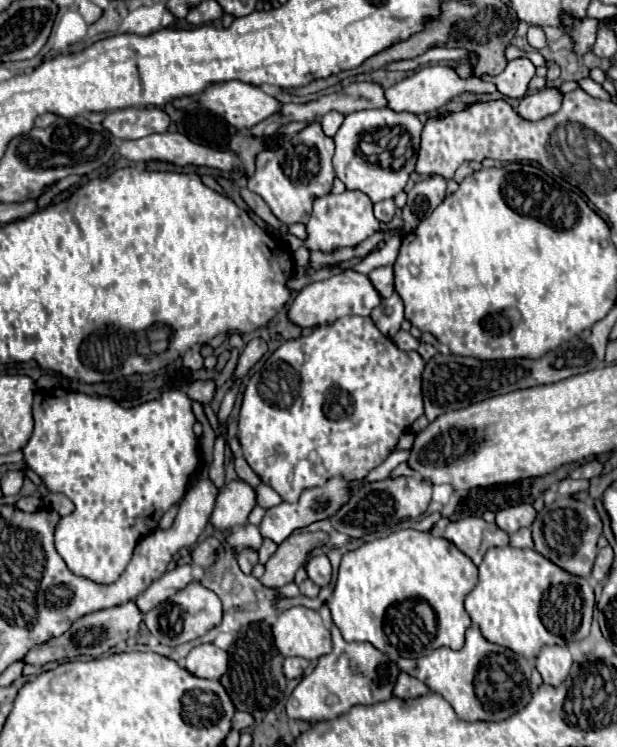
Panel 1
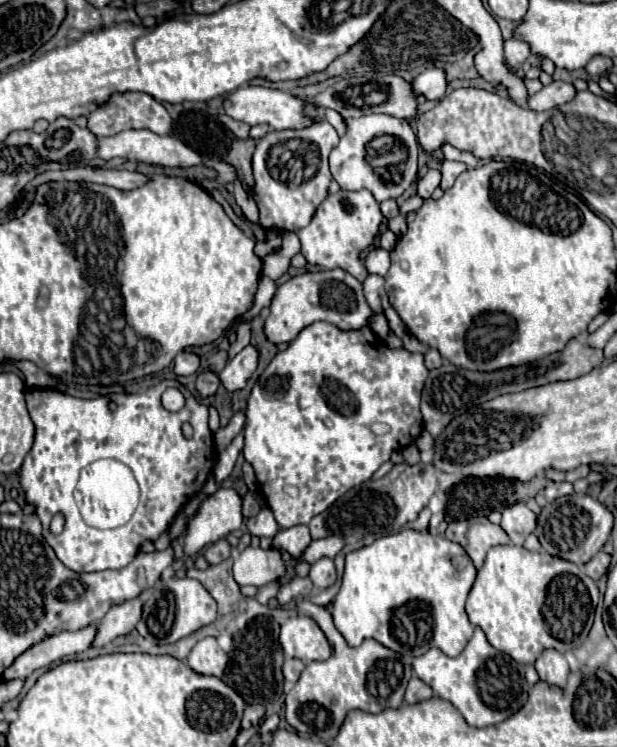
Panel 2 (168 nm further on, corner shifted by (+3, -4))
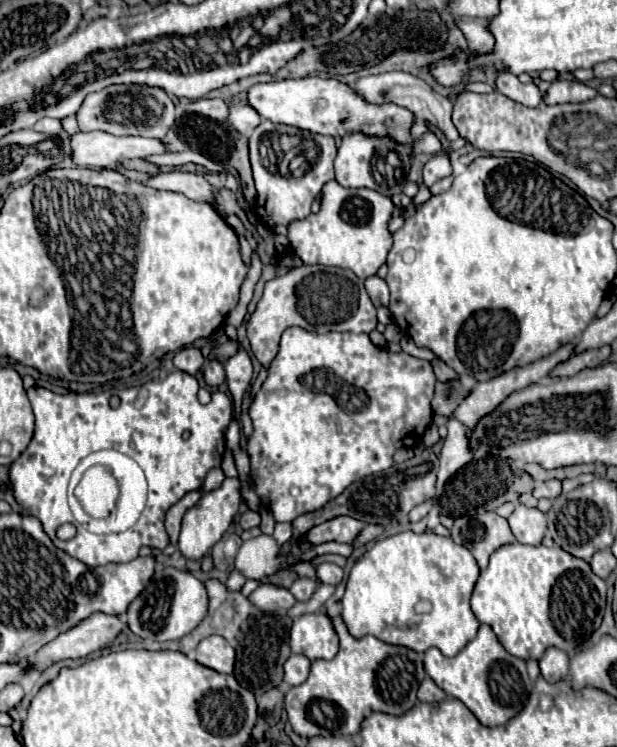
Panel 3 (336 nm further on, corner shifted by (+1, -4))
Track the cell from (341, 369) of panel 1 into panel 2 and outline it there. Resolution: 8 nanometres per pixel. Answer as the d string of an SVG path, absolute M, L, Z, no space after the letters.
M313 323L313 325L305 327L305 331L301 331L301 335L297 335L297 339L293 339L291 345L285 351L277 353L271 359L271 363L267 365L263 375L253 385L251 395L247 399L243 457L245 457L247 463L253 465L257 483L261 487L261 493L263 493L269 509L275 513L277 523L283 529L295 527L295 525L307 525L315 515L319 515L327 507L331 507L345 491L349 491L351 487L367 481L385 461L389 461L393 451L407 447L409 443L413 443L419 437L419 433L423 431L419 401L421 401L421 391L423 391L423 383L427 379L427 373L429 371L423 365L423 355L421 353L411 353L411 351L405 351L405 349L389 349L369 327L361 327L361 329L355 329L355 331L343 331L343 329L339 329L331 323Z

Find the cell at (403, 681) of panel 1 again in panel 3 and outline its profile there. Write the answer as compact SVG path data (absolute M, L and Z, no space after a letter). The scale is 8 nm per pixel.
M427 677L427 679L421 683L417 697L419 697L419 701L423 701L423 703L435 703L435 701L443 701L447 695L445 695L443 689L439 689L439 687L435 685L435 681L433 681L431 677Z

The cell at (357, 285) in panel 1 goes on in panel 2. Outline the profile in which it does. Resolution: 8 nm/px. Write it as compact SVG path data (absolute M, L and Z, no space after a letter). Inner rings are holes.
M343 269L301 273L291 277L287 283L277 287L277 295L271 303L271 315L265 319L265 335L273 343L293 341L305 327L315 321L327 321L341 329L361 329L367 325L367 317L373 313L363 297L363 285ZM327 291L327 305L323 303L323 293Z

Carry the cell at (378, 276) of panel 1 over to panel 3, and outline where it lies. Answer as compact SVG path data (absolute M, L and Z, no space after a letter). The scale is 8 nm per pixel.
M373 275L373 277L365 279L365 289L367 289L375 307L381 307L381 305L387 307L389 305L389 289L387 289L387 283L381 277Z

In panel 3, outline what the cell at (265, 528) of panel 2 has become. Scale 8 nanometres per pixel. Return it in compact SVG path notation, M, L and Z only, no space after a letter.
M245 511L245 513L241 513L241 519L239 519L239 525L243 527L243 529L251 529L251 527L257 527L259 525L259 513L257 511Z

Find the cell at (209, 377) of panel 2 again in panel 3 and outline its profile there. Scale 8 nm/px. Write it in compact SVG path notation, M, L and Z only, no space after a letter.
M209 361L203 369L203 379L209 387L219 387L225 381L225 369L219 361Z

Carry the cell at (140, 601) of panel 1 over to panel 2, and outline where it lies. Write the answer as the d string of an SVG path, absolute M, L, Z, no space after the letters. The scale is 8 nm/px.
M141 597L123 601L121 605L111 607L109 613L101 621L97 621L97 639L93 641L93 647L101 647L113 641L115 637L127 635L129 631L133 631L141 619L141 611L143 611Z

